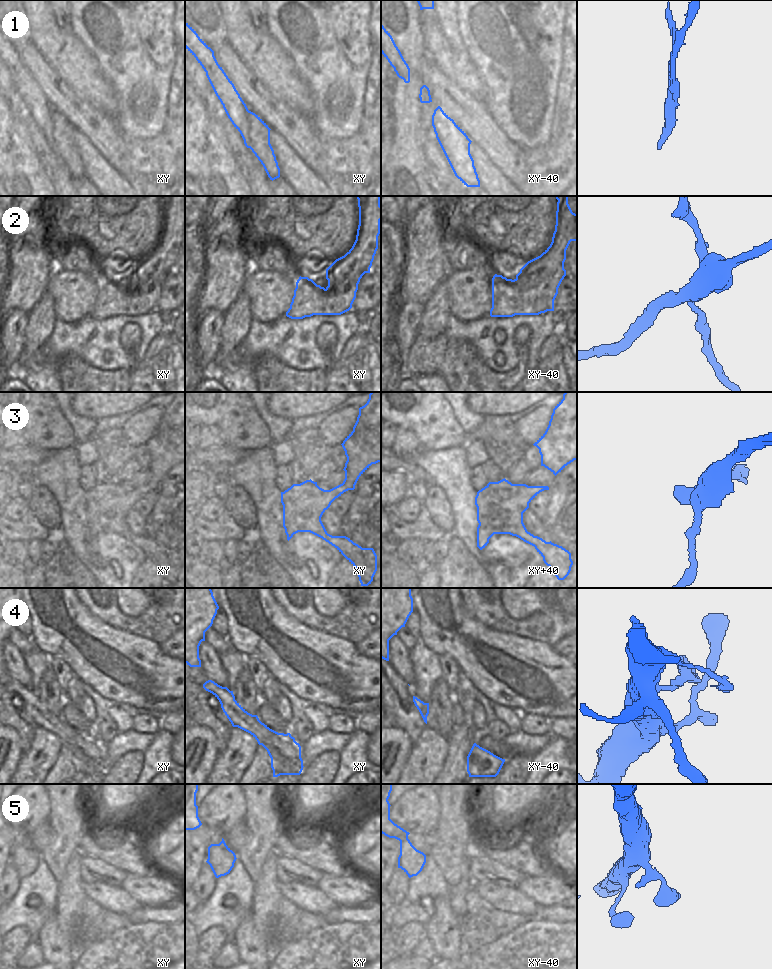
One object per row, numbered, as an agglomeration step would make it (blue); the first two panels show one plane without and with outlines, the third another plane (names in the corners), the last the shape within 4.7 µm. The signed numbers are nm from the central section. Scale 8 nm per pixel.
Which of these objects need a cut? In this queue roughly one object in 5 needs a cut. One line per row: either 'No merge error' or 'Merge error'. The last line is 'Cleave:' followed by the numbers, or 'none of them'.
1: Merge error
2: Merge error
3: No merge error
4: No merge error
5: No merge error
Cleave: 1, 2.

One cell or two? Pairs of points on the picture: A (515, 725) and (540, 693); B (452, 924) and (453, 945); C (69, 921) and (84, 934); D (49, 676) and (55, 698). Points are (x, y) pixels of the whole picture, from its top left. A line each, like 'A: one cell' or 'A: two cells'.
A: two cells
B: one cell
C: two cells
D: one cell

